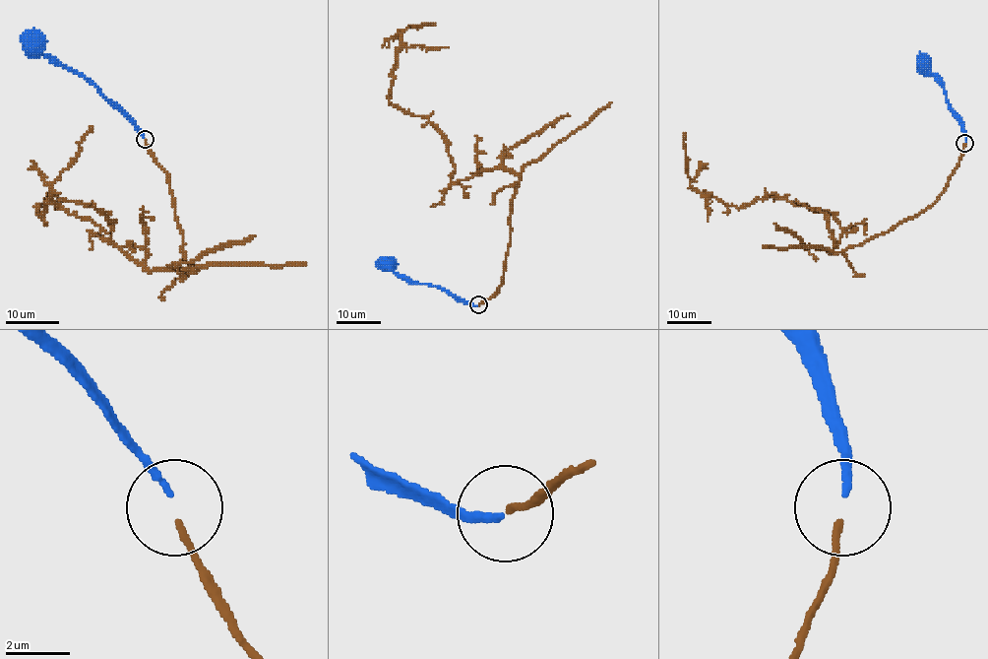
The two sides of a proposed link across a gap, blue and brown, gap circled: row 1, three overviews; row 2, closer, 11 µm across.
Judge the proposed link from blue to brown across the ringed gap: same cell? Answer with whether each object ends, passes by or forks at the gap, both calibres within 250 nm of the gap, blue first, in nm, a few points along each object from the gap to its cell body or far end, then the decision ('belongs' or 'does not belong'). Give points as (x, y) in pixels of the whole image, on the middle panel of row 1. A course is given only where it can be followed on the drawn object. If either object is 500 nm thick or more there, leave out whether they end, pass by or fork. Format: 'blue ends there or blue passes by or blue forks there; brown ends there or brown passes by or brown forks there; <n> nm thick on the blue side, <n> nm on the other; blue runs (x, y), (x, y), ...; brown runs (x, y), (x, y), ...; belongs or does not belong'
blue ends there; brown ends there; 200 nm thick on the blue side, 220 nm on the other; blue runs (477, 305), (469, 305), (432, 285), (401, 278), (388, 263); brown runs (478, 305), (501, 285), (520, 177), (479, 170), (454, 183), (445, 135), (388, 100), (401, 31), (435, 25); belongs

